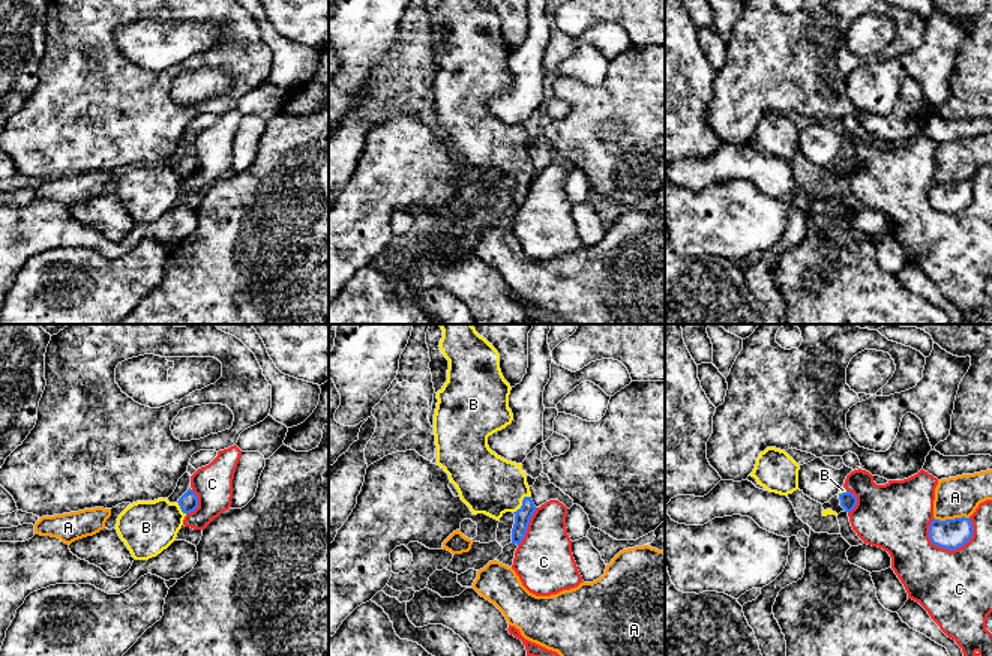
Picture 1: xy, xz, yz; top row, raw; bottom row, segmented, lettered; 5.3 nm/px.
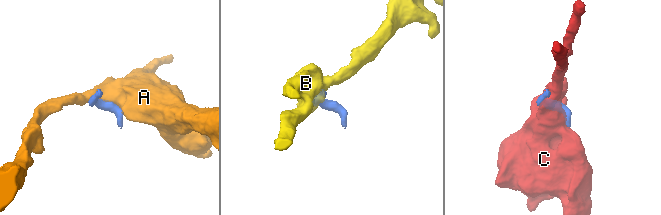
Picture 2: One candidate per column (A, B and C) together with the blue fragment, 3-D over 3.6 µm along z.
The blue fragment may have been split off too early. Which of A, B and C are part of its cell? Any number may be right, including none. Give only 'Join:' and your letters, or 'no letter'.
Join: B

